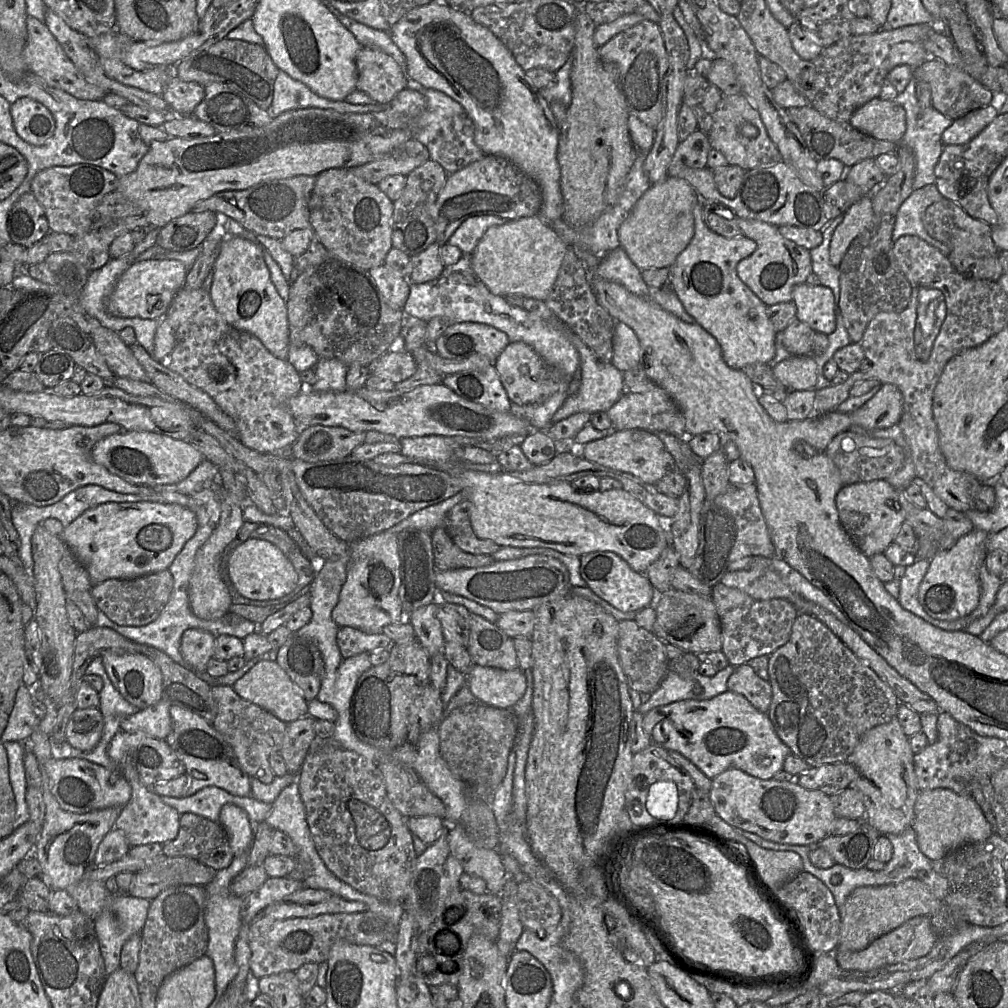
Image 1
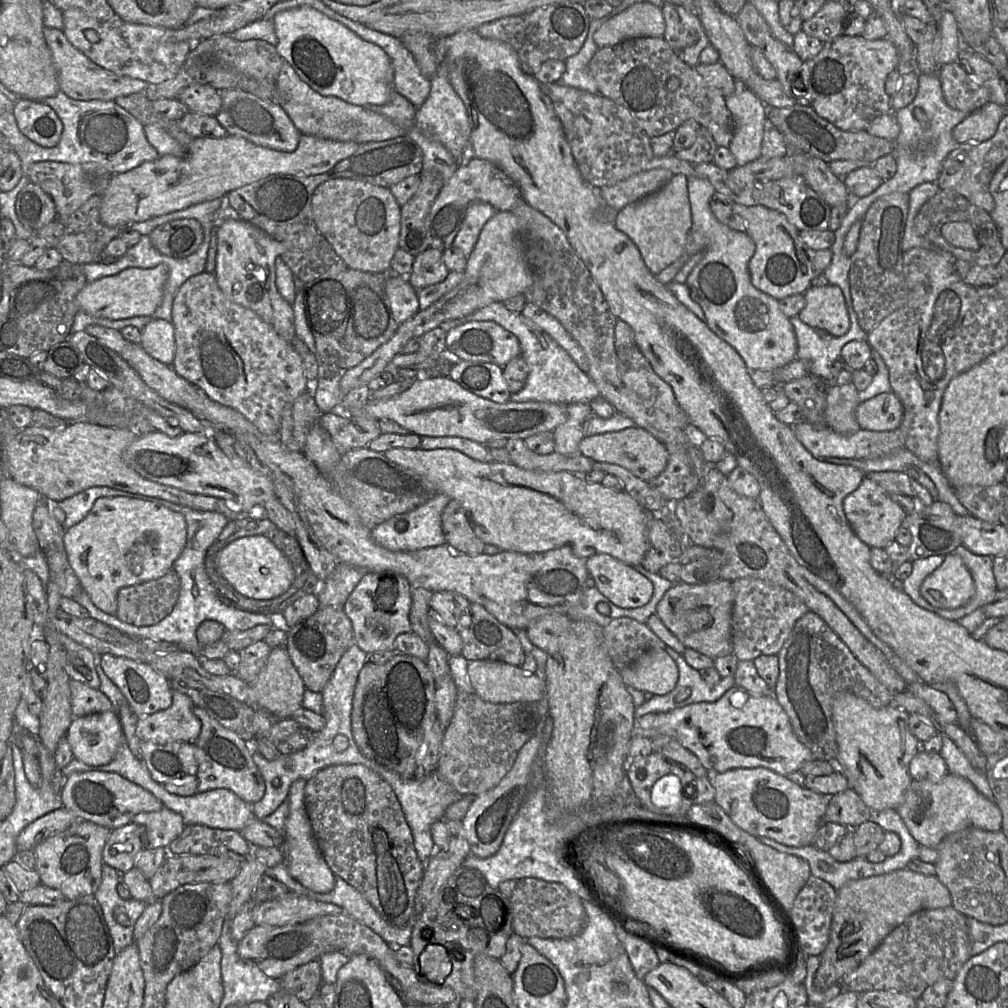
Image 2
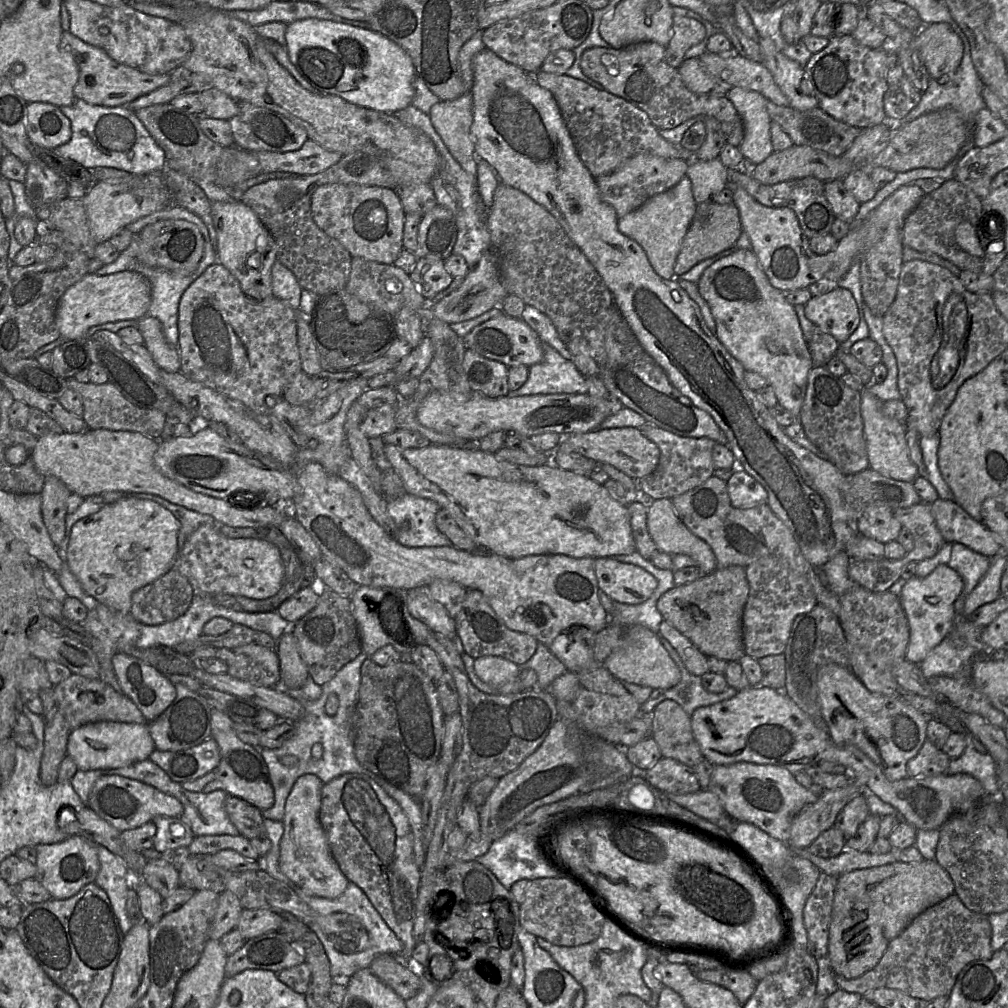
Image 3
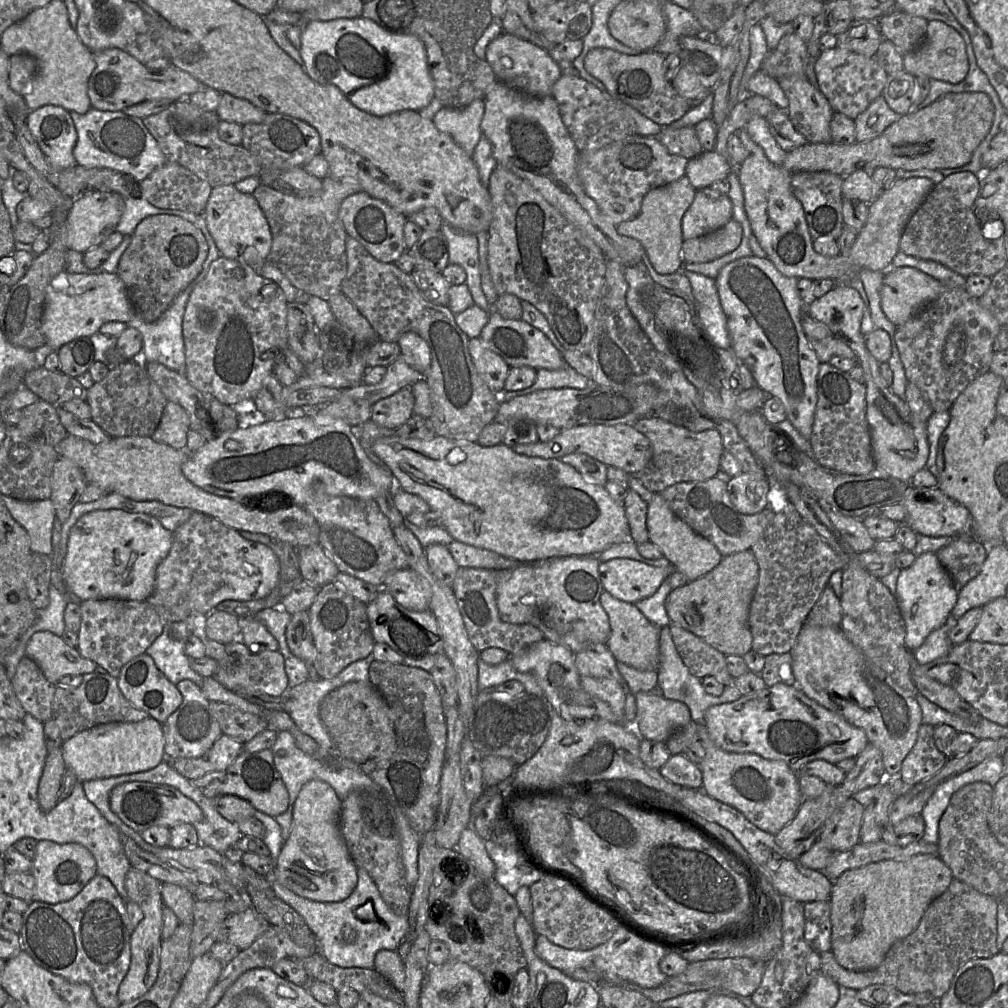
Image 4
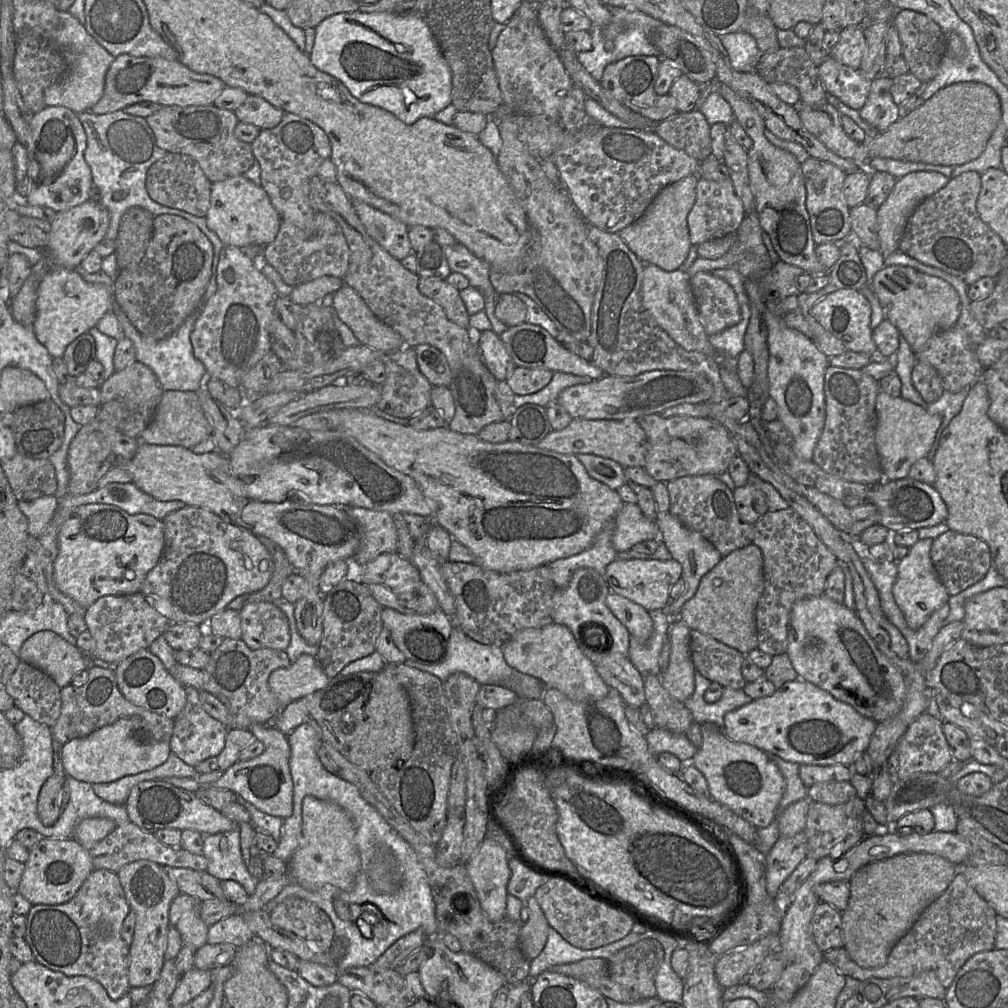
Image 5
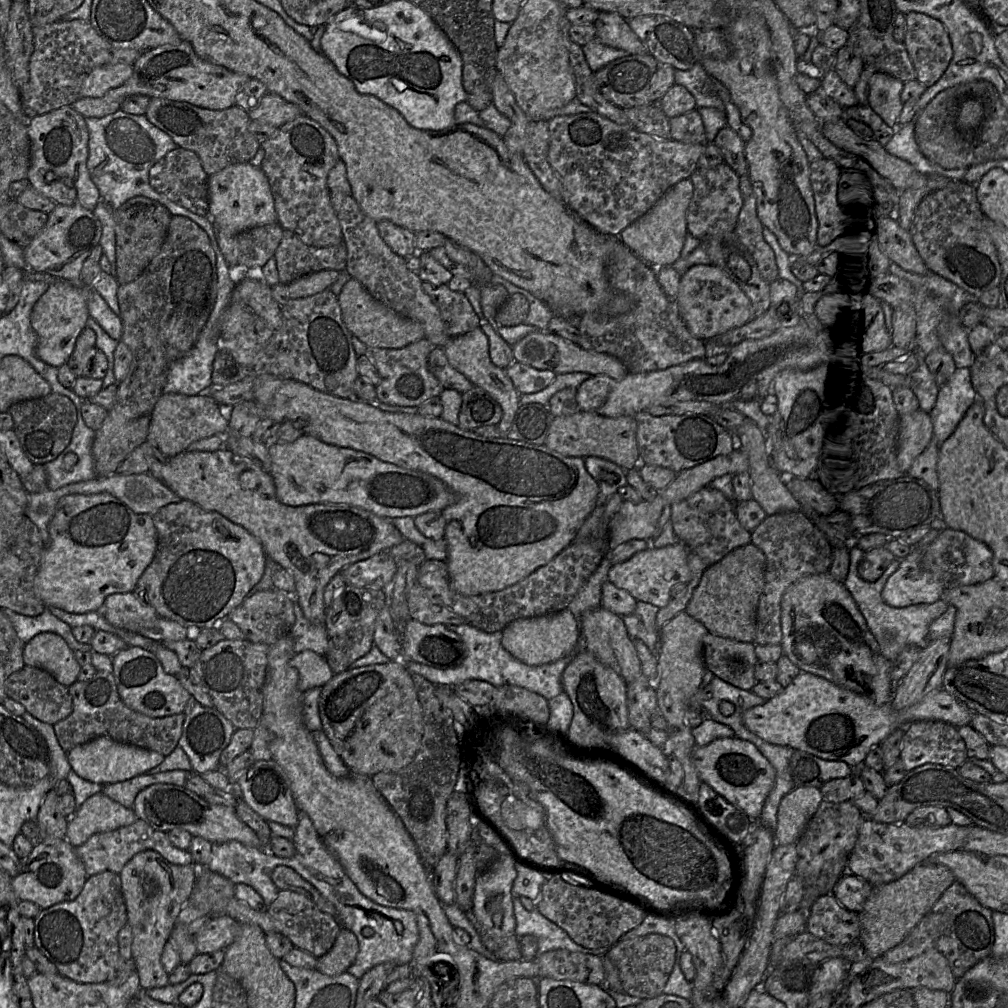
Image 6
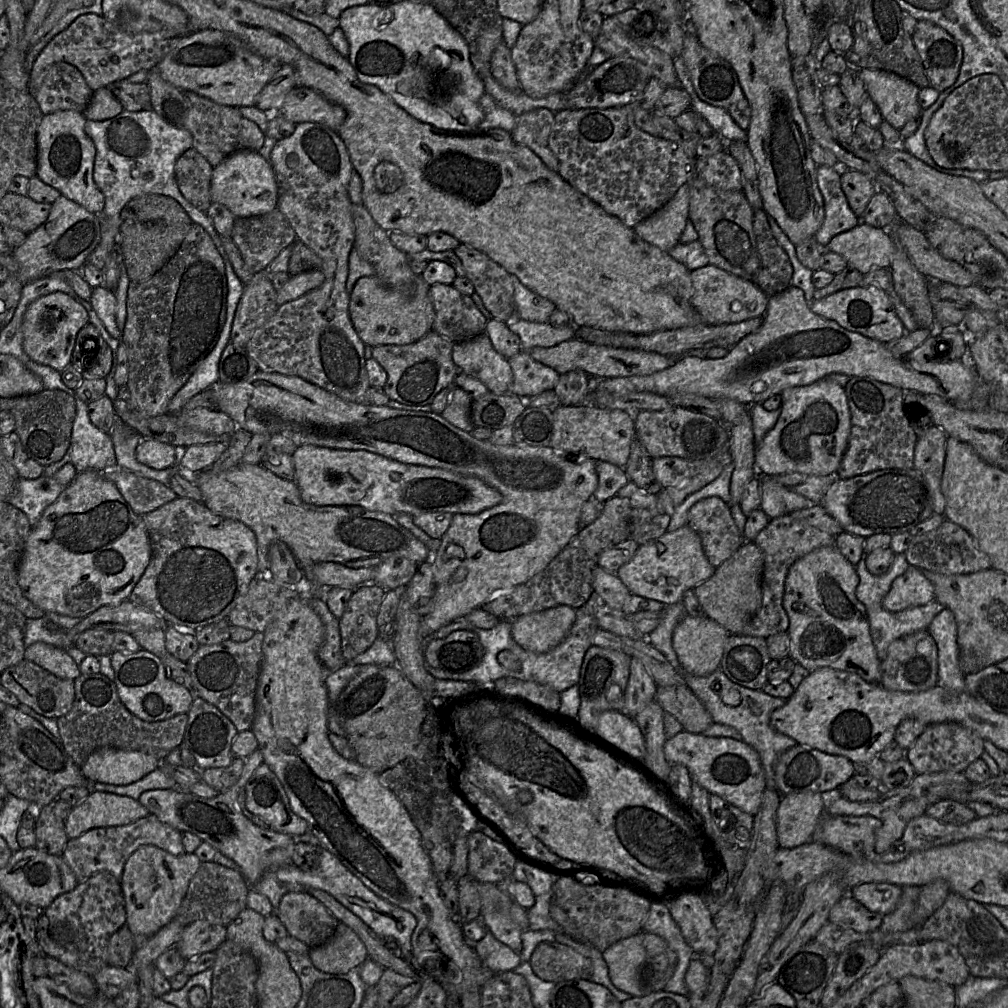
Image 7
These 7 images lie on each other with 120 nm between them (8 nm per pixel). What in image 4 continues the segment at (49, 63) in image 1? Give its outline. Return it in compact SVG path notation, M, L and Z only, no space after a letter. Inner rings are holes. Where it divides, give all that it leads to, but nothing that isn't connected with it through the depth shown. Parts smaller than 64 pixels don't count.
M109 48L93 51L96 67L88 81L88 96L92 108L101 111L123 111L126 108L149 100L169 99L177 102L188 99L204 86L189 73L170 65L164 70L153 70L129 53Z

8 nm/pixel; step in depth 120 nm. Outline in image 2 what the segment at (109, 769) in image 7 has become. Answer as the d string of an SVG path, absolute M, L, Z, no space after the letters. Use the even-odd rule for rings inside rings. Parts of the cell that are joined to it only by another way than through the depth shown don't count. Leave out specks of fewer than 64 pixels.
M115 711L73 718L66 734L74 758L91 766L108 764L123 741L120 719Z

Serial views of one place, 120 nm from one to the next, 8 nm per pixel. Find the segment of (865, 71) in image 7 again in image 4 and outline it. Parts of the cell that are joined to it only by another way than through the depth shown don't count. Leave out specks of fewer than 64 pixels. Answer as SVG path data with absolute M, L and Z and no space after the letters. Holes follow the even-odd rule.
M883 95L878 96L854 119L856 142L864 142L877 137L899 118L900 115L888 106Z

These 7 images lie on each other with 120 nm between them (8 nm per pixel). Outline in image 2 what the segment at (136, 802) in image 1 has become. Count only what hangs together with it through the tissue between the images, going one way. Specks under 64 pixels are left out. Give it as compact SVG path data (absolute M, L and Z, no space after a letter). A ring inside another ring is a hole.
M167 808L141 812L132 822L145 828L143 849L166 848L181 835L186 825L180 814Z

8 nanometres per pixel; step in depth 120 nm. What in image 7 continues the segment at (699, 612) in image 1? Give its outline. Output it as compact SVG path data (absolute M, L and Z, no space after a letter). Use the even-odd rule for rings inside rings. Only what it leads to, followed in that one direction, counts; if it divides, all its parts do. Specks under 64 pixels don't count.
M746 541L709 579L694 588L703 614L731 634L741 634L761 607L763 571L763 551L753 541Z

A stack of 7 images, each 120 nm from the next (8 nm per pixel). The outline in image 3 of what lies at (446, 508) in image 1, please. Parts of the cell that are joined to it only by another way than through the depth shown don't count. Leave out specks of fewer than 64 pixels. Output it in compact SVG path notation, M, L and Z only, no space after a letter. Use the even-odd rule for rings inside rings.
M405 494L402 497L388 501L387 511L395 523L393 538L400 544L407 547L439 547L451 546L451 541L439 531L435 524L437 512L441 509L440 505L428 498L422 498ZM409 521L409 529L403 529L403 522Z

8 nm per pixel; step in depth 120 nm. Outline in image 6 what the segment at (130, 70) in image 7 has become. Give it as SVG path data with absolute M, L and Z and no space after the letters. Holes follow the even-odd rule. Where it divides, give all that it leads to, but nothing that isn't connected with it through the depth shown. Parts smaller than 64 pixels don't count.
M59 20L32 26L34 51L29 61L29 79L20 91L23 114L27 119L46 114L79 100L84 80L96 67L125 63L132 66L143 54L136 49L115 48L99 36L90 20Z

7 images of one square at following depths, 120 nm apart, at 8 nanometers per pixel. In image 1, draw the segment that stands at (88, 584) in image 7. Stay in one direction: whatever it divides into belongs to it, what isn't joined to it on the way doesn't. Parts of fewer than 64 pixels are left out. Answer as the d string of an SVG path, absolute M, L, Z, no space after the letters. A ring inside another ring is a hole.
M150 501L107 502L82 513L64 528L61 538L87 570L92 587L108 579L132 579L169 568L197 530L193 511L179 504Z

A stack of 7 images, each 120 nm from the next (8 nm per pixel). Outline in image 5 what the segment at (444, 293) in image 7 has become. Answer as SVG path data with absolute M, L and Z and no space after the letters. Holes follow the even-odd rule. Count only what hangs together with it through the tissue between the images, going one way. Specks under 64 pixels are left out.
M420 277L418 289L423 295L438 303L450 321L462 328L469 328L470 315L457 288L437 277Z

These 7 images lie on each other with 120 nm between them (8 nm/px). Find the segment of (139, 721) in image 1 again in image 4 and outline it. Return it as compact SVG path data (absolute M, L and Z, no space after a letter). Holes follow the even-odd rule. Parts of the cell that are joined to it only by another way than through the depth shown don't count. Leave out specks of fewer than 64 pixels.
M184 679L176 686L183 699L181 705L162 723L165 755L169 759L200 757L222 735L220 725L210 709L210 701L193 681Z

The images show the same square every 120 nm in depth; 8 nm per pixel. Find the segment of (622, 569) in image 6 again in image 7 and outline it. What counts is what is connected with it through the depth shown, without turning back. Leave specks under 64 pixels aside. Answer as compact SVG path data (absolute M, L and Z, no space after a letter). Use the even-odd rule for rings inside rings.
M686 524L641 545L634 557L617 570L616 575L631 594L670 605L680 602L687 590L694 590L709 579L715 569L703 551L700 536Z

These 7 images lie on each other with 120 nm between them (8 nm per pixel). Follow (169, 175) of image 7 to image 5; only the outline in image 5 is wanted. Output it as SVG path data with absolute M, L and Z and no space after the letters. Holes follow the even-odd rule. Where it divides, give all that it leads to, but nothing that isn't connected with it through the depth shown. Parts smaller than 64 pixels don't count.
M123 110L101 115L91 112L82 112L77 115L87 138L84 159L91 169L93 184L98 189L98 200L108 210L110 216L105 239L116 240L121 218L131 207L142 207L154 216L178 215L194 223L212 243L211 268L217 270L219 254L224 245L218 236L207 227L205 217L196 217L185 211L163 206L152 200L146 190L146 176L149 167L167 154L157 145L155 135L146 119L127 114Z

